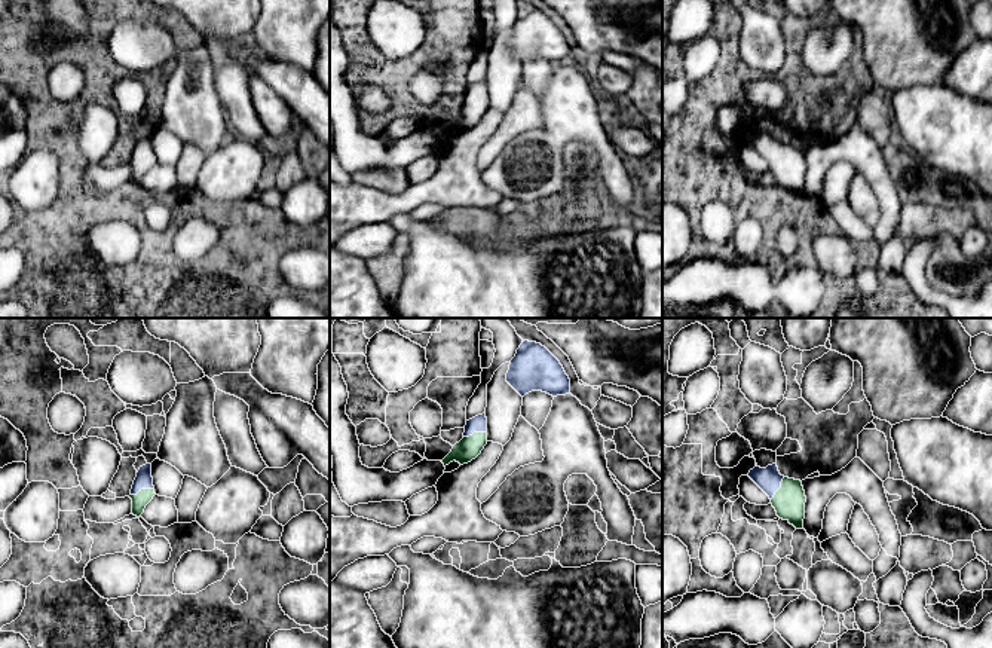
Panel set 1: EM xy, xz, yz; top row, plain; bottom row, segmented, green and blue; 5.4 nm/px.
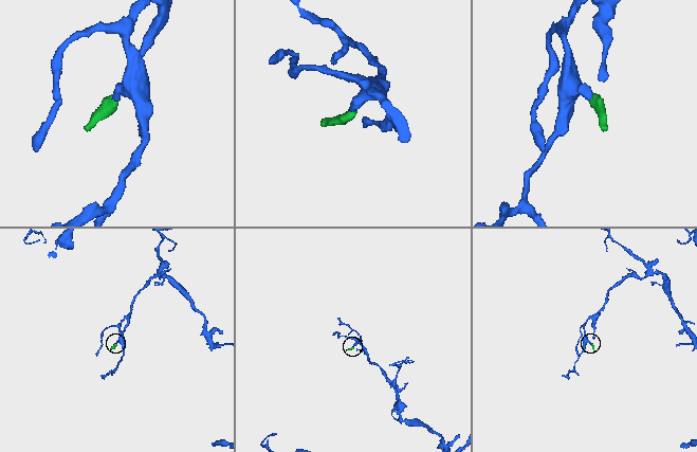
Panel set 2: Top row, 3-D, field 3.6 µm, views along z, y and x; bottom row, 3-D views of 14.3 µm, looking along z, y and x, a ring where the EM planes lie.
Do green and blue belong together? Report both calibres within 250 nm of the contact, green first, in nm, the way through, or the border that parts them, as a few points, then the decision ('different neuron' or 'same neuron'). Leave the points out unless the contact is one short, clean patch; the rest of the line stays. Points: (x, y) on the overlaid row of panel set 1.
80 nm thick on the green side, 90 nm on the other; runs through xy (144, 495), (141, 489), (143, 480); same neuron

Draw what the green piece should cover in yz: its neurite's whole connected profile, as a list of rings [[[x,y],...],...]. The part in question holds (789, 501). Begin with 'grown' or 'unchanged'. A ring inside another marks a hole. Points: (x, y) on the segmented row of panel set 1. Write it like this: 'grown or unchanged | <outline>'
grown | [[[756,464],[748,477],[769,496],[780,519],[803,529],[806,496],[800,480],[781,476],[777,464],[766,468]]]

